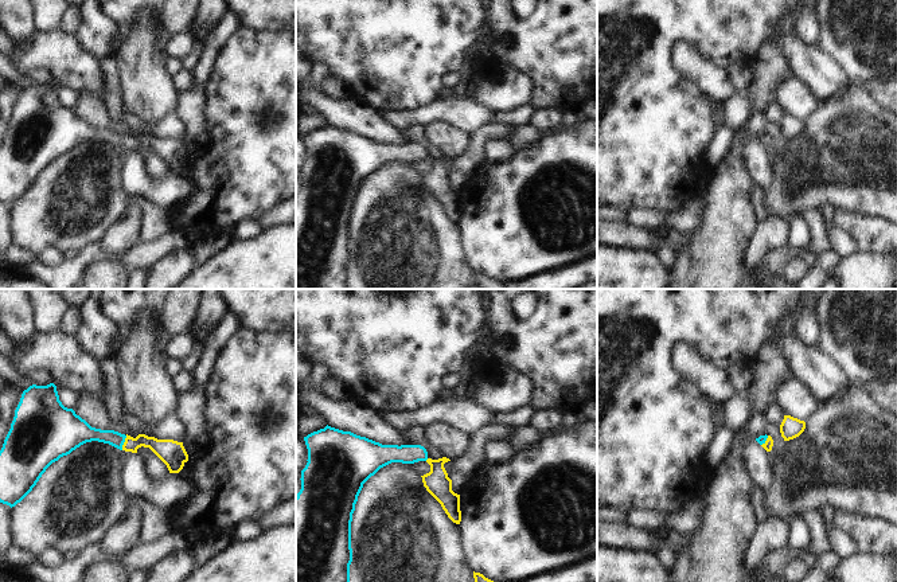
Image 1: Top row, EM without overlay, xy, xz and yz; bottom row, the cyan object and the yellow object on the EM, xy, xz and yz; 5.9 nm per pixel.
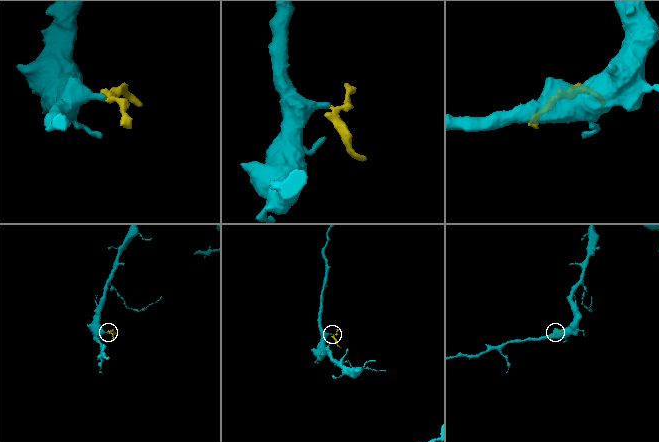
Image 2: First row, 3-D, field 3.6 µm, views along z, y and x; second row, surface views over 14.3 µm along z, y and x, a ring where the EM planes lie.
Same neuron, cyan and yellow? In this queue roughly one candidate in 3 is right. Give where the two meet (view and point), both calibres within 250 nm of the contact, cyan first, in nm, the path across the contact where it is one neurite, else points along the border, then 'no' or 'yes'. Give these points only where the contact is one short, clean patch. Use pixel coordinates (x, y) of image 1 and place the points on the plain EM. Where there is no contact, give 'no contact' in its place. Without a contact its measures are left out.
meets cyan in xy at (124, 140); 120 nm thick on the cyan side, 120 nm on the other; runs through xy (84, 132), (109, 135), (124, 140), (152, 141), (164, 148); yes

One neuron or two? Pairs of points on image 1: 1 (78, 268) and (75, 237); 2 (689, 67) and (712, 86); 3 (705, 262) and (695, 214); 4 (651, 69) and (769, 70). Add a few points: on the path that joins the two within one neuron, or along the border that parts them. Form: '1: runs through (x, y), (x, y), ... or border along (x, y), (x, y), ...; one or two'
1: border along (100, 241), (90, 242), (78, 252); two
2: runs through (694, 69), (706, 81); one
3: border along (705, 196), (704, 222), (691, 234); two
4: border along (768, 39), (751, 66); two

